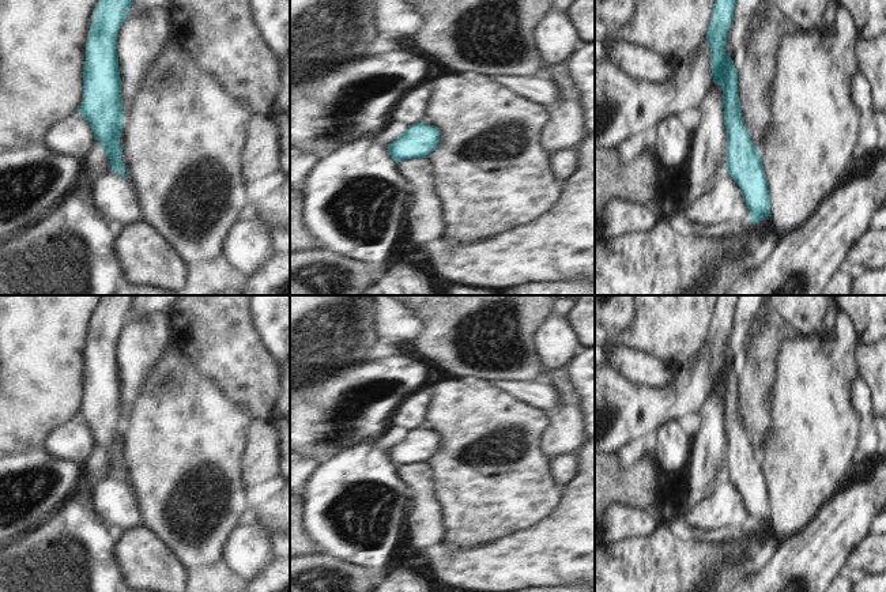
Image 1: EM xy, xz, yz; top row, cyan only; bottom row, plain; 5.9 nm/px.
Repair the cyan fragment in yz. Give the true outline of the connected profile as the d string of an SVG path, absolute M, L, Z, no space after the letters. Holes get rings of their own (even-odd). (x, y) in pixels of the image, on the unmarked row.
M719 295L706 344L710 352L713 387L723 393L727 434L727 479L739 490L750 516L750 528L770 521L770 499L762 464L743 427L738 399L738 374L725 358L739 295Z

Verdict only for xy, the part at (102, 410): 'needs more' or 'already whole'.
already whole

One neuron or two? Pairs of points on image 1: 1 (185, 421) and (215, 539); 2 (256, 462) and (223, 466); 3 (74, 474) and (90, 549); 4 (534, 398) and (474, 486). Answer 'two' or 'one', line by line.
1: one
2: two
3: two
4: two

